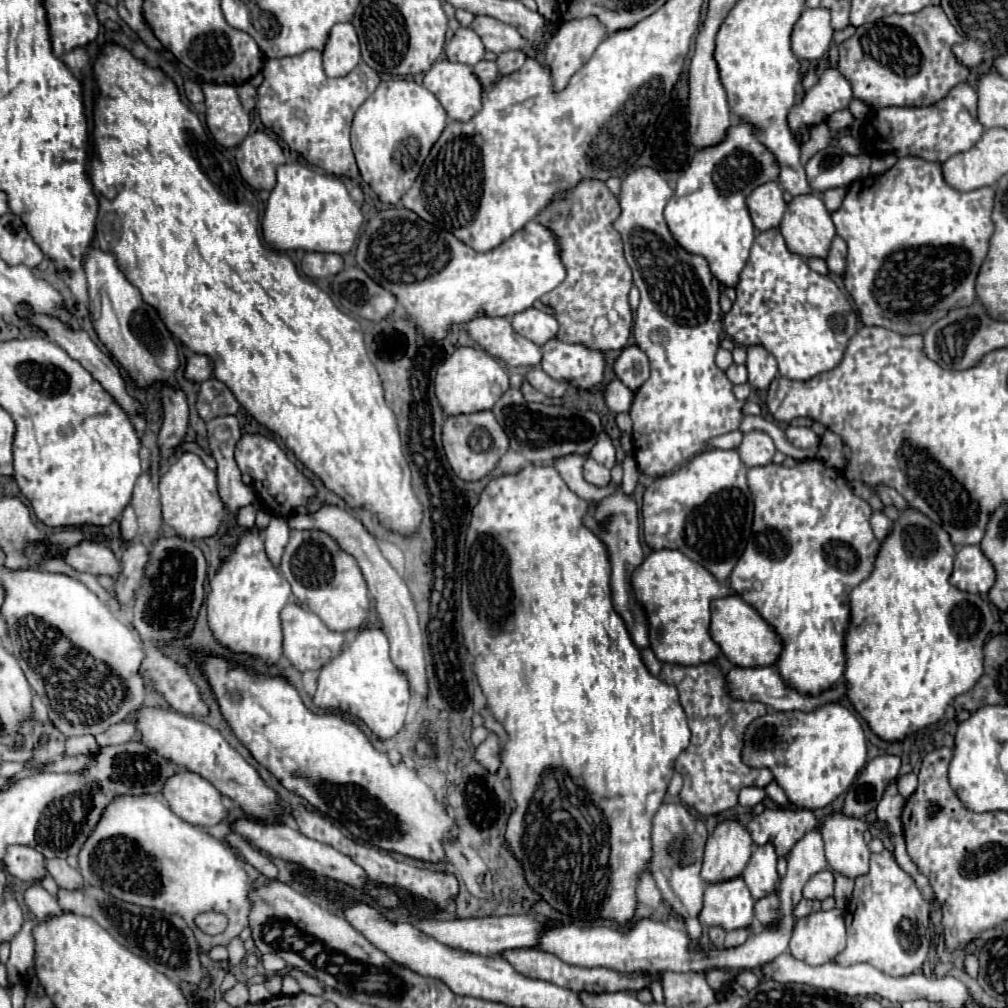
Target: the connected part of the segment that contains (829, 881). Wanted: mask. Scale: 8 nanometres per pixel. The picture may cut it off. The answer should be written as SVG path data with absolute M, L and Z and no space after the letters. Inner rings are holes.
M822 870L822 872L814 874L804 888L804 898L824 900L832 894L834 894L834 874L830 870Z

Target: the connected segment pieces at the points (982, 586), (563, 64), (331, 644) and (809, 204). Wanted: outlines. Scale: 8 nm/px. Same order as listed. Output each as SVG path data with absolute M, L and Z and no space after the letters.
M962 546L954 558L950 584L970 594L986 594L996 580L996 572L980 546Z
M572 20L558 28L544 52L544 64L550 68L554 92L560 92L574 72L590 60L602 38L604 28L598 20Z
M290 602L282 608L280 612L280 620L282 620L282 632L284 632L284 656L292 662L292 666L300 672L306 672L306 670L320 670L330 658L334 658L340 648L342 648L342 642L344 642L344 634L336 634L336 632L330 632L326 628L326 624L322 624L322 620L304 610L302 606Z
M800 194L800 196L792 198L792 202L788 204L786 214L780 222L780 232L786 240L786 246L804 258L810 258L810 256L826 258L826 252L830 248L830 240L836 236L832 218L830 218L828 210L824 208L822 198L816 194Z

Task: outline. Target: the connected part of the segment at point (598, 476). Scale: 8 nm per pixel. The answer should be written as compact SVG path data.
M592 458L584 460L584 480L588 480L594 486L608 486L610 484L610 470L602 468Z

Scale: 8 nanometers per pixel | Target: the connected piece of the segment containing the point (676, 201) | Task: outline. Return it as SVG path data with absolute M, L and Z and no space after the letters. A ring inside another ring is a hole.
M738 124L732 126L728 130L728 136L722 144L718 146L710 146L710 148L702 148L694 154L692 164L682 172L674 196L668 202L668 206L664 208L664 218L666 224L674 236L674 240L690 254L698 254L702 258L706 258L710 272L714 274L714 278L724 284L724 286L736 286L740 272L750 256L750 248L754 242L754 224L746 212L746 196L758 186L758 184L766 184L766 182L776 182L778 180L778 166L774 156L770 156L770 152L756 140L752 128L748 124Z

